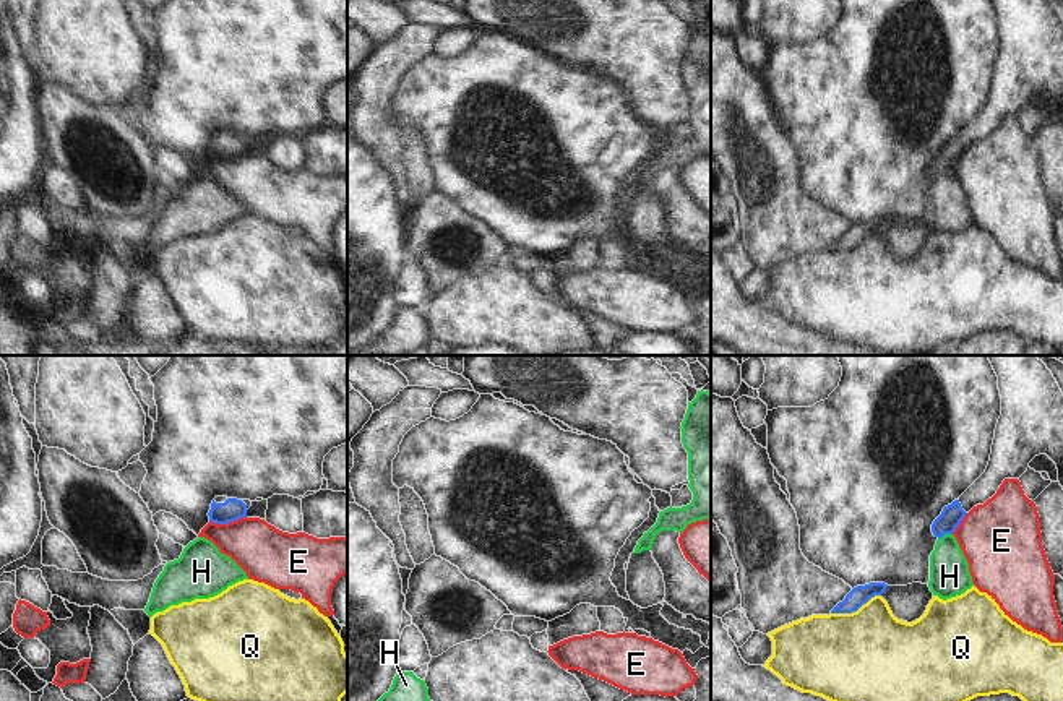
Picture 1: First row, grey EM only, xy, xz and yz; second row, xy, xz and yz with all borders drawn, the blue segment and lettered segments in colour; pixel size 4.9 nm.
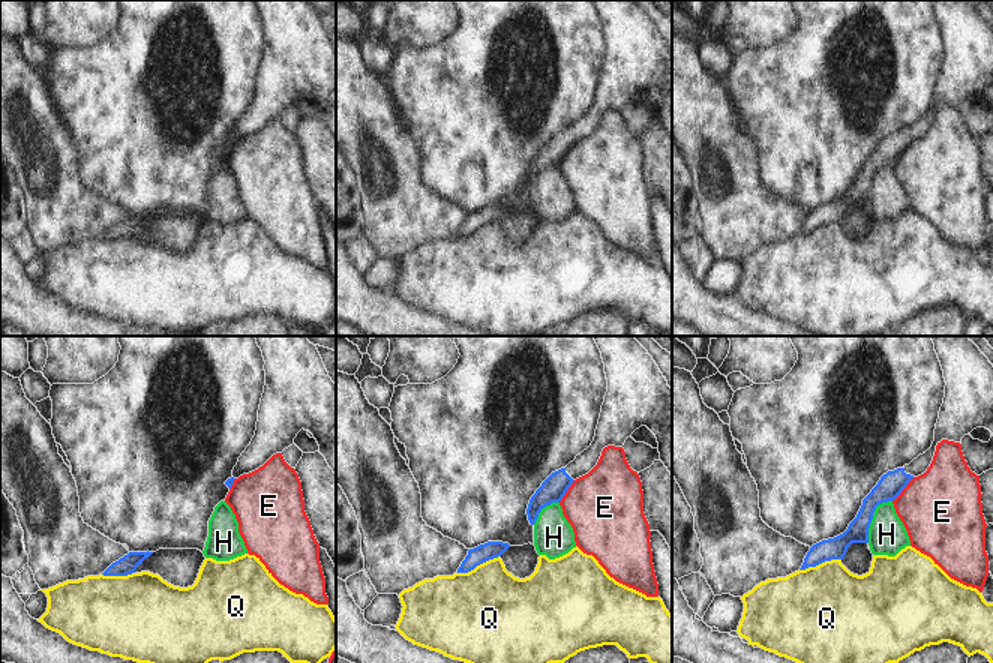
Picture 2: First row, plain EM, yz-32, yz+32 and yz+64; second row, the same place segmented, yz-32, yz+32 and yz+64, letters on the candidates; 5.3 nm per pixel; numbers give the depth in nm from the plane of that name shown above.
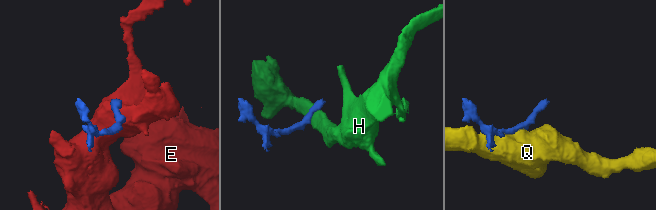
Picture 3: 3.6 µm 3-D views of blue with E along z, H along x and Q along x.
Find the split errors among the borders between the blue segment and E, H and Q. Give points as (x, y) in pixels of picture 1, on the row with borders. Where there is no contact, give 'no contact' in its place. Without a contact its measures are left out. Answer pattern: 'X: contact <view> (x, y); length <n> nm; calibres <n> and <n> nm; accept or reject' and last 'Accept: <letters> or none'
E: contact xy (228, 521); length 190 nm; calibres 110 and 280 nm; reject
H: contact yz (945, 533); length 80 nm; calibres 110 and 200 nm; reject
Q: contact yz (856, 610); length 260 nm; calibres 90 and 460 nm; reject
Accept: none

